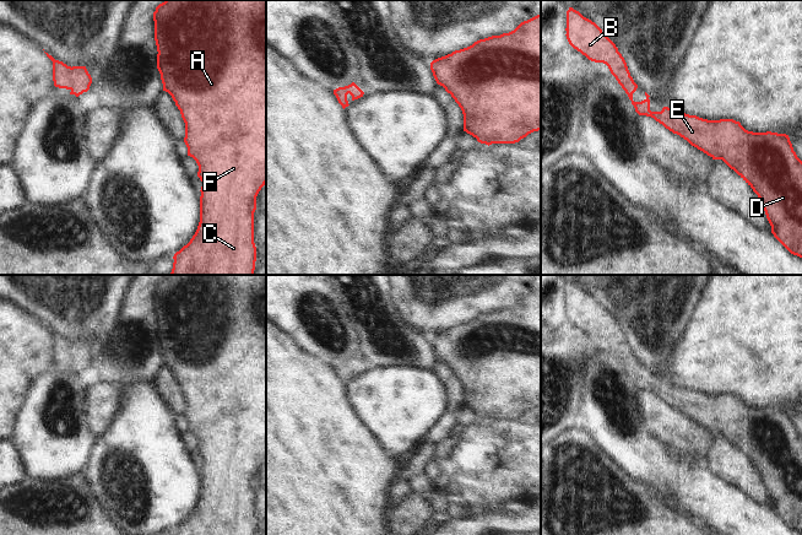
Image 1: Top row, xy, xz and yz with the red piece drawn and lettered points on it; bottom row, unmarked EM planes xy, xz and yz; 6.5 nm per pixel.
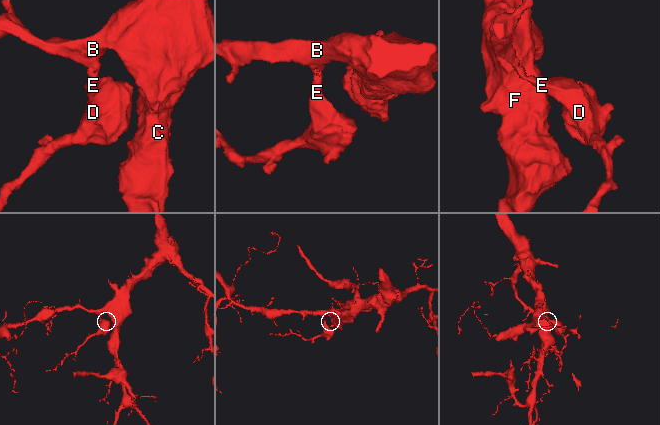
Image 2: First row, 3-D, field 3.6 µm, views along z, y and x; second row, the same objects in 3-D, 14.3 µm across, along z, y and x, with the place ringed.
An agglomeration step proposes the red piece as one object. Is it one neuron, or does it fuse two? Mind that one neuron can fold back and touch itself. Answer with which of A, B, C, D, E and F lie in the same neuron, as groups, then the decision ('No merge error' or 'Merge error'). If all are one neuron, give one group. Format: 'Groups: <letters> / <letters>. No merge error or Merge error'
Groups: A B C D E F. No merge error.

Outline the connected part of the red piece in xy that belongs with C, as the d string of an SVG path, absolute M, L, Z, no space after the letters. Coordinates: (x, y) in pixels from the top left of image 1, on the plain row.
M166 275L159 279L153 287L155 296L155 315L157 320L157 344L161 348L163 366L168 367L175 380L180 385L181 393L185 398L184 417L188 422L188 431L193 432L197 441L197 452L202 456L200 471L200 497L197 504L190 517L184 520L173 531L174 535L256 535L256 522L254 518L254 487L256 485L256 471L261 463L266 459L266 275Z

